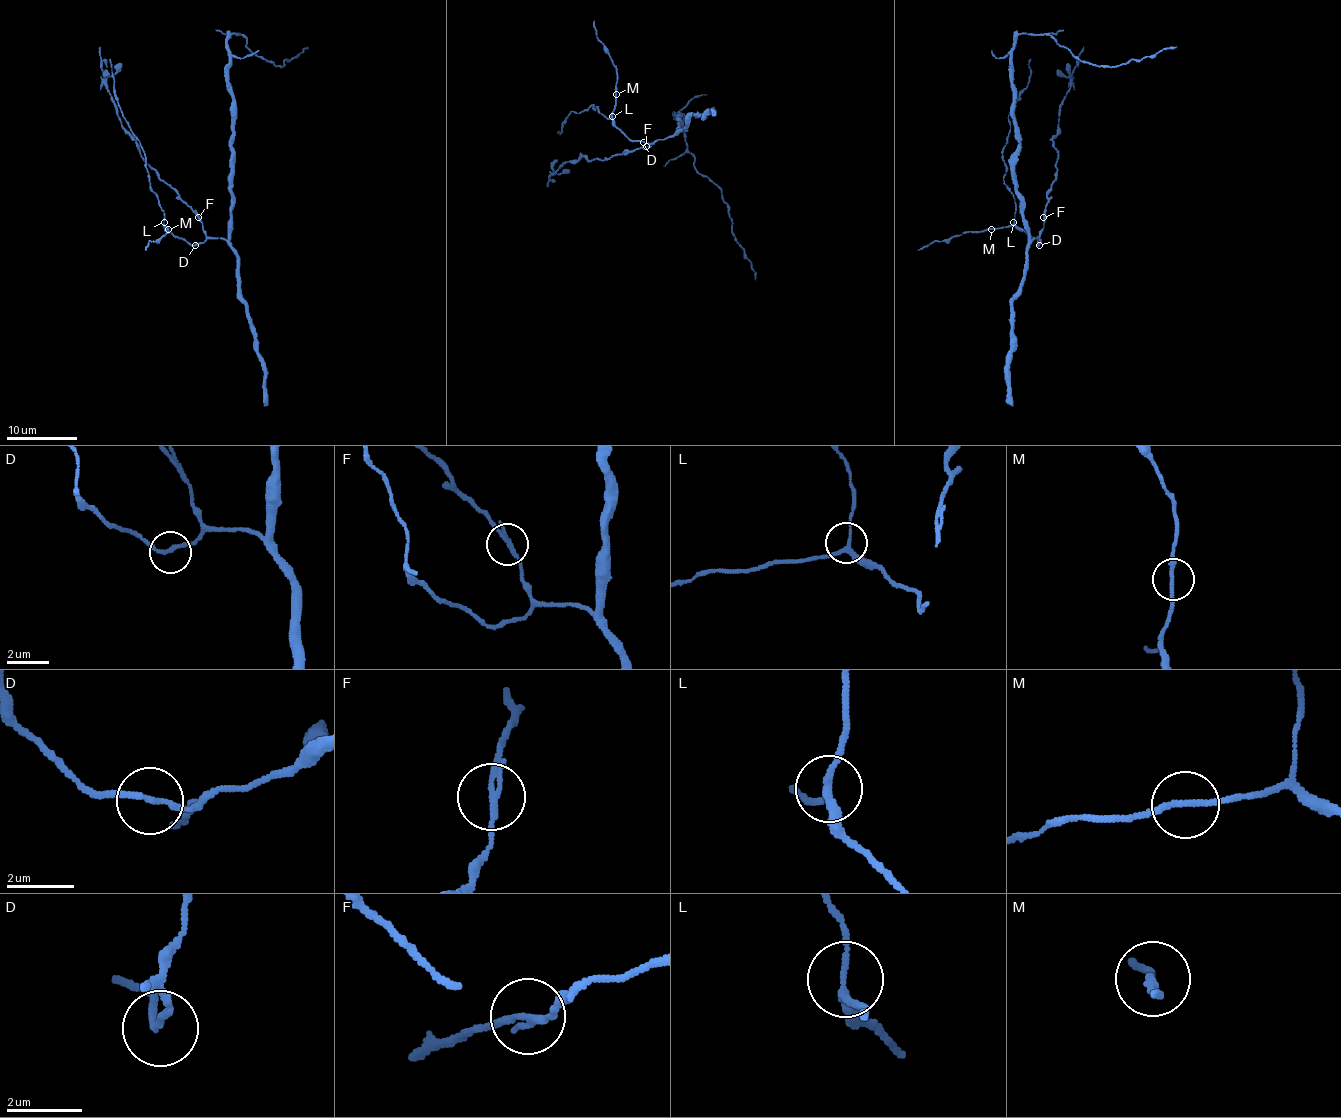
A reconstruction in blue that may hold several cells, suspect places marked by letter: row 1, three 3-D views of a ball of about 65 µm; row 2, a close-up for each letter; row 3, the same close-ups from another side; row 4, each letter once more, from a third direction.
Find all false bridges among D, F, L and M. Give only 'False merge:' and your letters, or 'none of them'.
False merge: F

